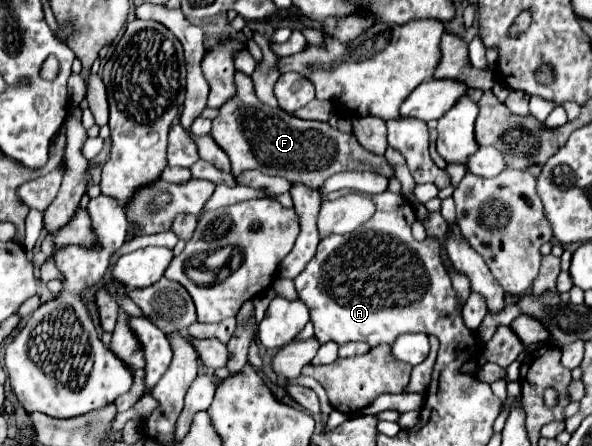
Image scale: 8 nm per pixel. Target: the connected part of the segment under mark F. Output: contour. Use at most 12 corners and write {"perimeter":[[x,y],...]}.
{"perimeter":[[247,74],[211,136],[231,174],[319,190],[343,170],[393,176],[353,134],[265,106]]}

